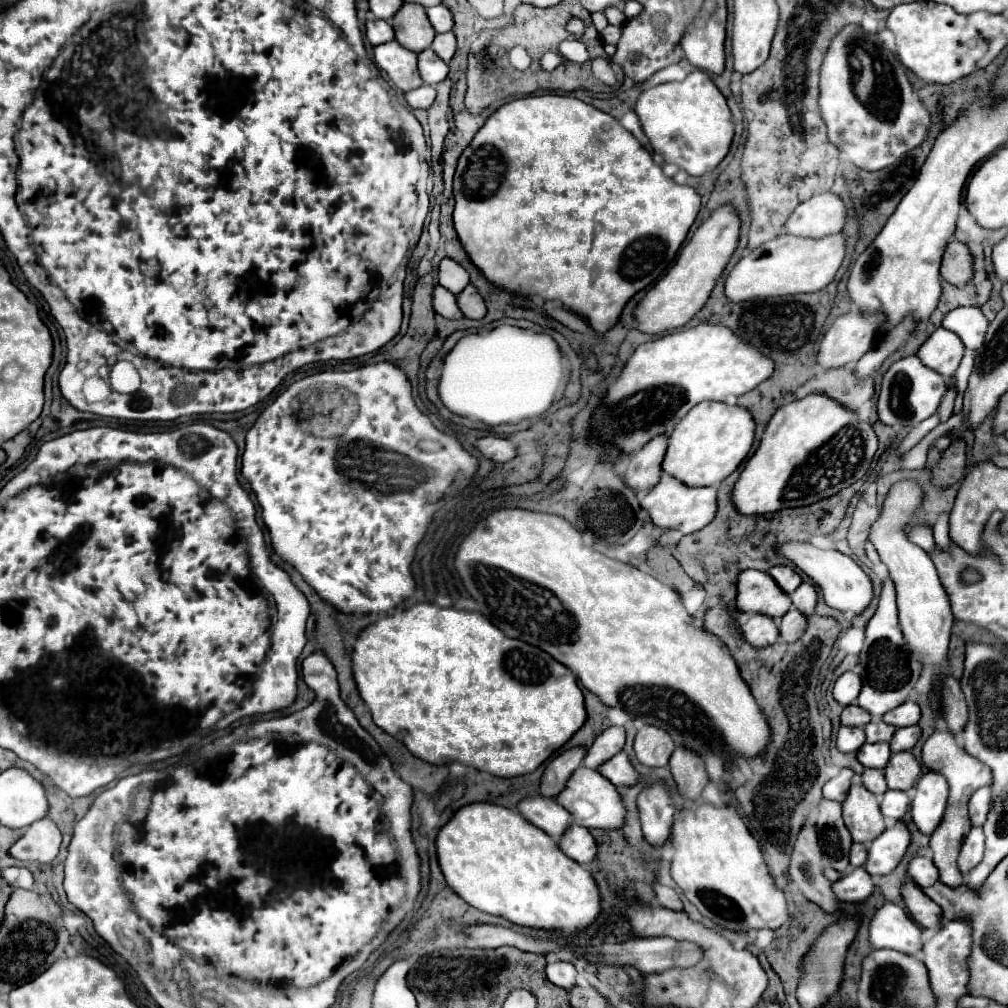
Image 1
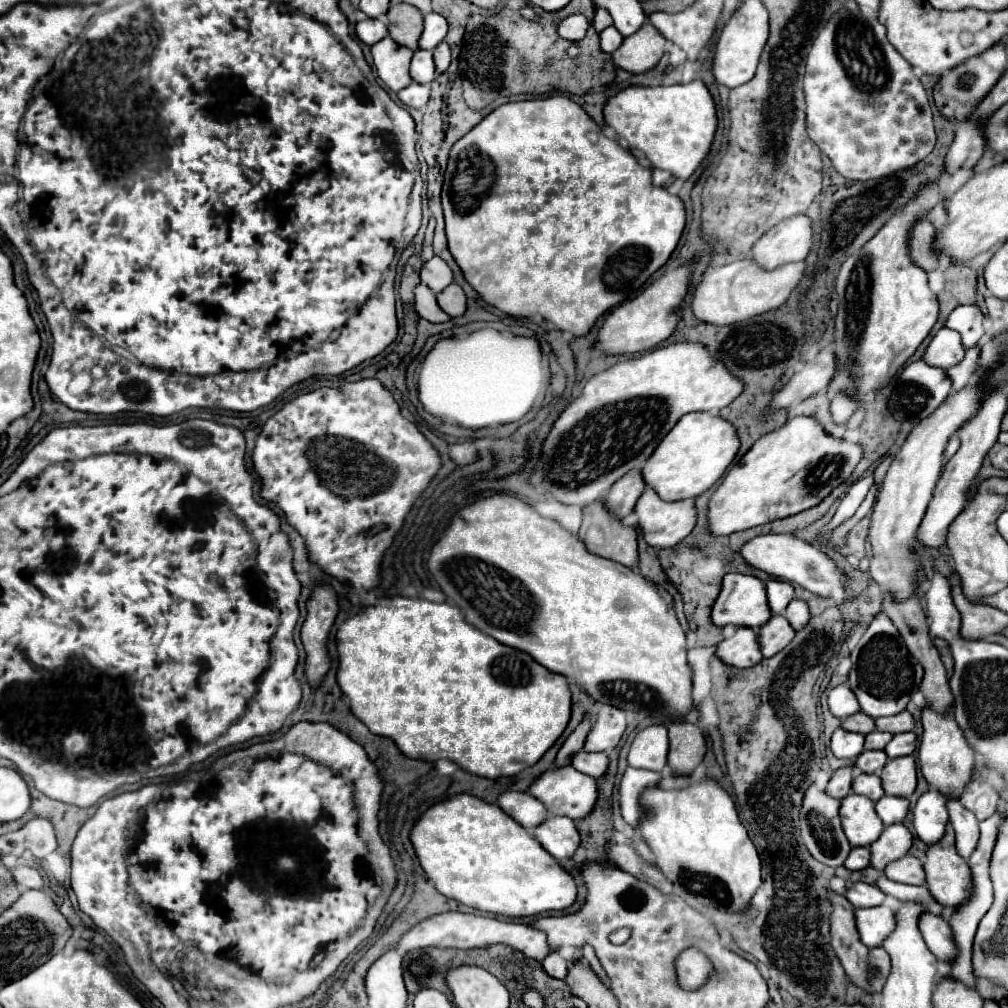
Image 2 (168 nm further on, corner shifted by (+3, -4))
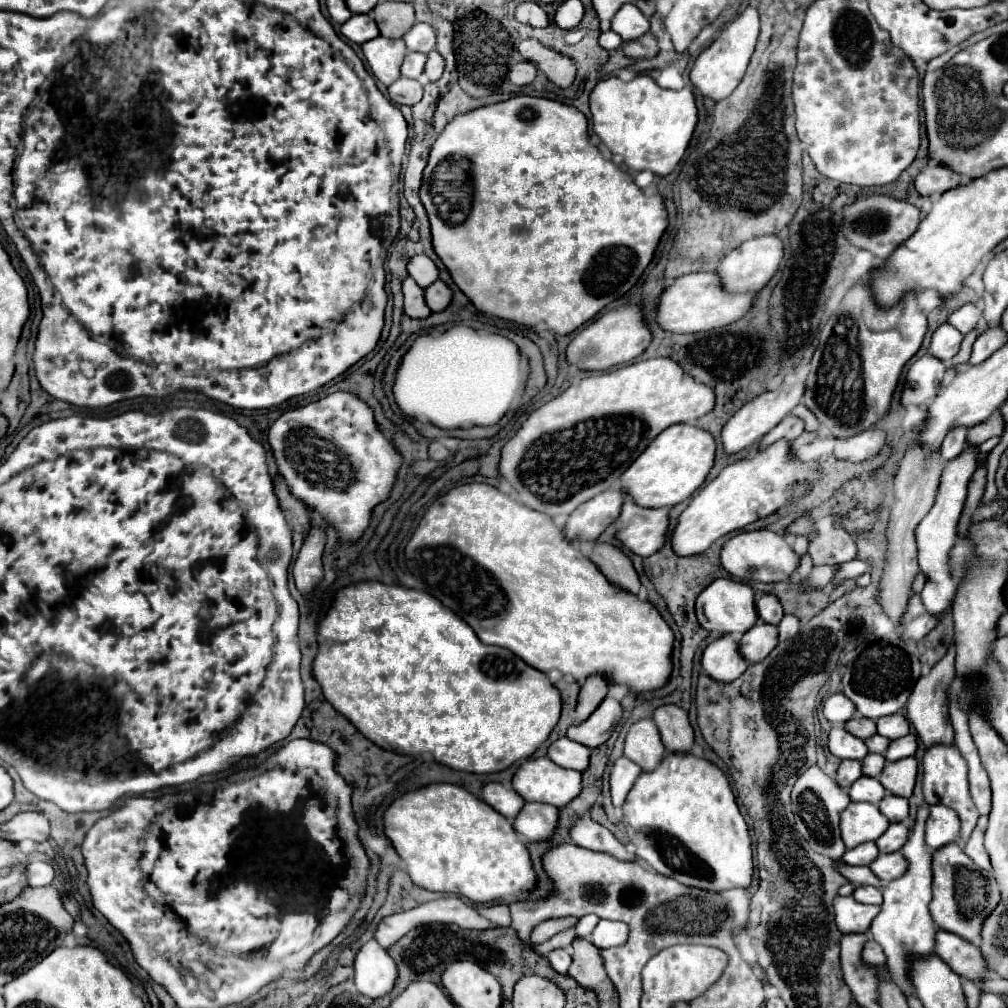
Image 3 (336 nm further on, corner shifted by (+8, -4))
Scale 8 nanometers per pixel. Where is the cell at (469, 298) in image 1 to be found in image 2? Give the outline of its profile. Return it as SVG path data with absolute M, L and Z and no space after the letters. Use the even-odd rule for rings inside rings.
M452 283L448 285L444 291L440 291L436 295L438 305L450 315L450 317L460 317L466 311L466 295L462 291L460 285Z

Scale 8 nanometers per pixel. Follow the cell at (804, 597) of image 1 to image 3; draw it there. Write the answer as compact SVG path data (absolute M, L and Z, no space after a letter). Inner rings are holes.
M787 613L787 615L783 615L783 619L781 619L781 623L777 627L779 627L779 637L783 641L793 639L799 633L799 619L795 615Z

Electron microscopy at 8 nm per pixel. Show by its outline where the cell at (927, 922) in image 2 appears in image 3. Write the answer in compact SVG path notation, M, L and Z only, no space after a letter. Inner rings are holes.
M939 929L935 935L935 955L965 979L979 981L987 973L979 949L973 943L959 939L959 935L951 935Z

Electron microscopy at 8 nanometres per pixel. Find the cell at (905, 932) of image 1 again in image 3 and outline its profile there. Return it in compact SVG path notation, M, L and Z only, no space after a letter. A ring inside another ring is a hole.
M837 897L833 905L835 905L835 923L843 935L867 933L871 921L881 911L877 905L863 905L851 897Z

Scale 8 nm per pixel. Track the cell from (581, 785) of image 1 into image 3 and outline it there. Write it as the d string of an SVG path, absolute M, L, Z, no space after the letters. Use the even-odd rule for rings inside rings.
M537 757L525 761L517 769L513 789L529 803L549 803L561 809L581 793L583 785L581 773L563 769L557 763L551 763L547 757Z

